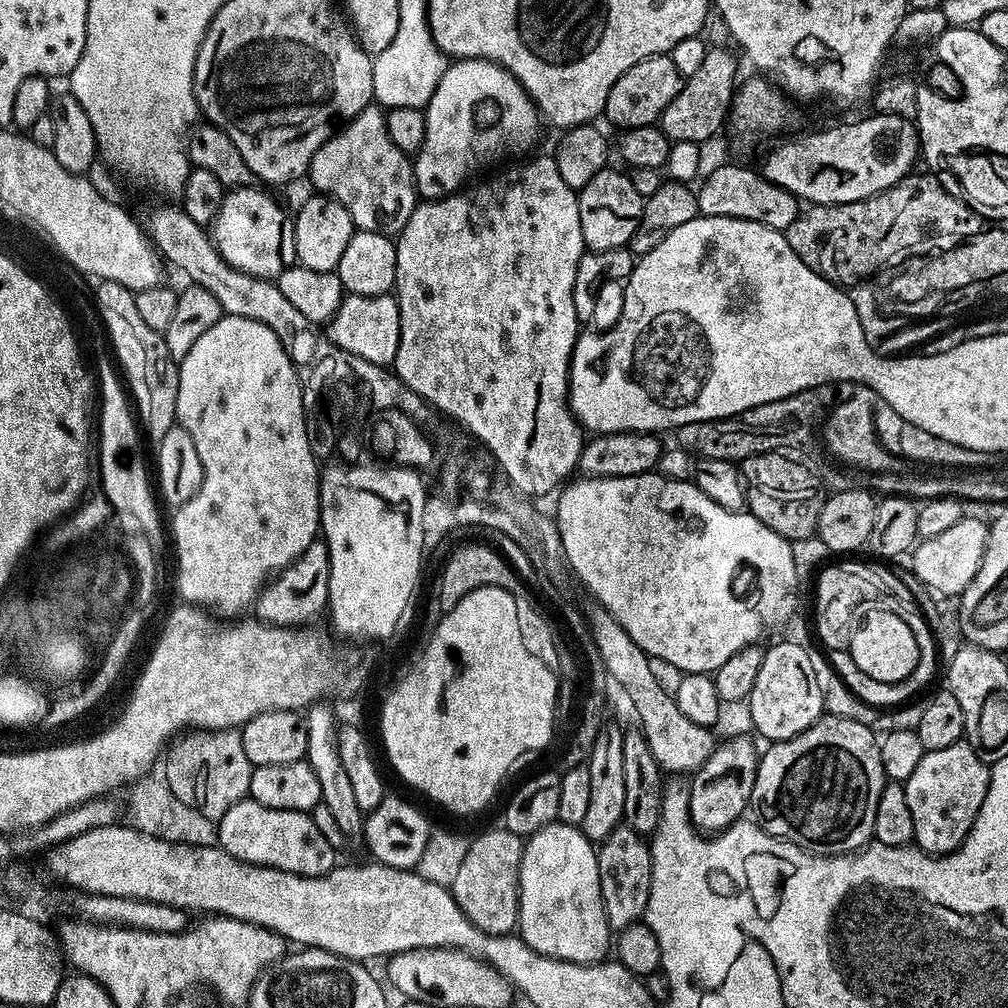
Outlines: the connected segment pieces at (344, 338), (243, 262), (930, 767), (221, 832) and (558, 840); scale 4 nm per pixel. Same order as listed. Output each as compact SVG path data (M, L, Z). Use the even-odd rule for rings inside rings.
M345 295L336 315L327 325L326 336L344 352L358 355L372 363L391 365L398 354L398 338L400 337L400 315L395 295Z
M256 186L234 188L225 195L218 214L212 219L210 237L217 250L240 271L262 279L272 280L282 274L282 270L291 268L296 263L296 247L294 246L293 217L280 209L280 204L272 196L259 192Z
M963 738L950 746L942 746L942 750L925 752L914 774L903 781L906 806L910 806L910 818L914 818L915 847L933 856L956 851L968 836L986 798L989 775L989 765Z
M245 798L239 800L226 814L218 821L218 844L225 852L230 853L234 858L245 860L248 864L261 864L267 868L277 868L293 872L299 876L325 876L337 867L337 849L322 838L318 826L314 826L311 815L307 812L295 812L294 810L274 810L262 806L257 800Z
M547 824L524 840L520 863L518 935L538 954L571 964L598 964L607 957L604 956L607 952L609 955L610 929L602 902L597 851L597 845L588 840L575 824Z

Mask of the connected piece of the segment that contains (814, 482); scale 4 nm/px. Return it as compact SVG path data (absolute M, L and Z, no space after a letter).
M788 454L752 456L742 464L745 473L752 472L752 477L746 480L747 511L758 518L758 522L793 542L815 533L816 519L826 499L826 492L820 489L819 478L804 464L807 463Z

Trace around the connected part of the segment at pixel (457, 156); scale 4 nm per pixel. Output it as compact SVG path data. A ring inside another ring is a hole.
M456 60L449 63L448 69L442 74L442 82L438 82L428 107L424 109L424 117L426 138L420 151L415 153L412 166L417 193L424 200L440 200L443 196L451 196L452 193L461 191L473 179L471 176L475 172L480 172L507 156L523 157L531 153L531 148L540 136L540 124L542 125L536 103L520 85L518 78L514 78L514 74L492 60Z

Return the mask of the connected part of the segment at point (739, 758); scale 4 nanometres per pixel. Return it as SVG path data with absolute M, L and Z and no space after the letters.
M732 736L729 740L721 739L716 749L706 758L701 768L696 769L691 777L692 789L686 793L688 816L692 826L701 834L723 832L731 824L737 823L744 811L749 811L756 777L758 748L752 745L748 736Z

